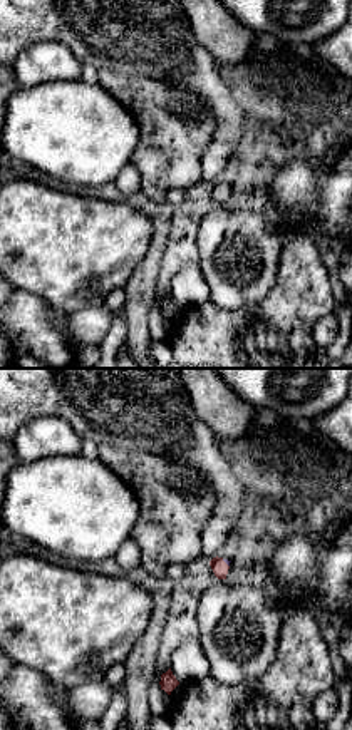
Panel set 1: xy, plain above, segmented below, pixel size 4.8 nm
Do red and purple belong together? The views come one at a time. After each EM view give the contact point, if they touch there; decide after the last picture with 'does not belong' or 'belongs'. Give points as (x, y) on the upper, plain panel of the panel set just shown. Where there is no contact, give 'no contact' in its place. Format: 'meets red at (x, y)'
meets red at (225, 188)

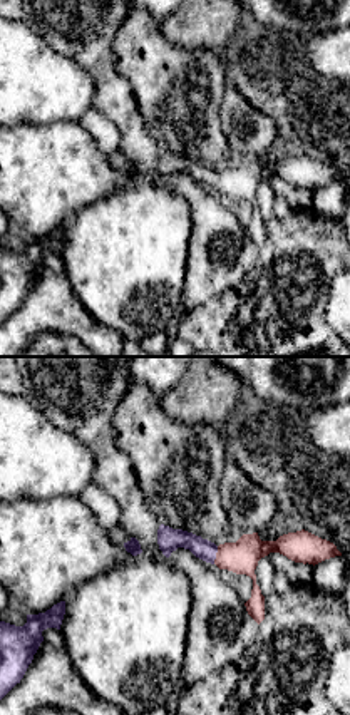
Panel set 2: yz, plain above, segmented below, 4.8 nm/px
meets red at (216, 180)

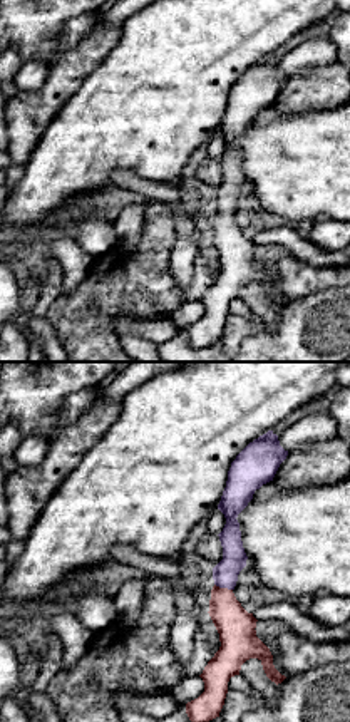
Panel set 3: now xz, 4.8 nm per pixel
meets red at (223, 213)

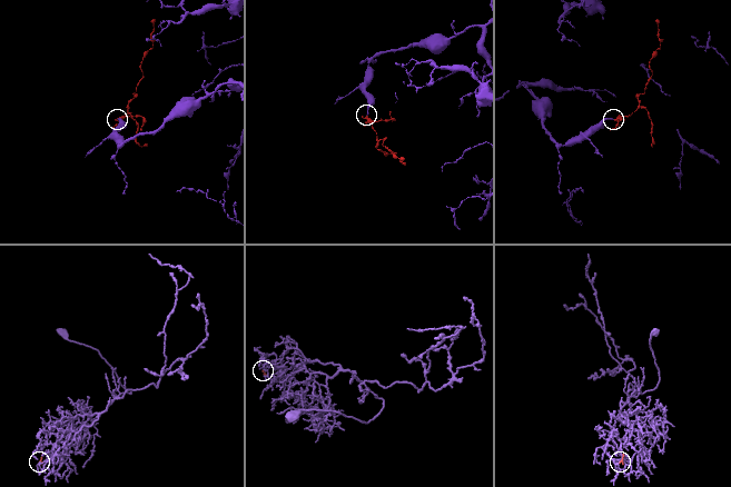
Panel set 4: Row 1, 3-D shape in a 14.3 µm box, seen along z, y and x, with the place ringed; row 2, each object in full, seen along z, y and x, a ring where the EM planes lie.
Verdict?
belongs

